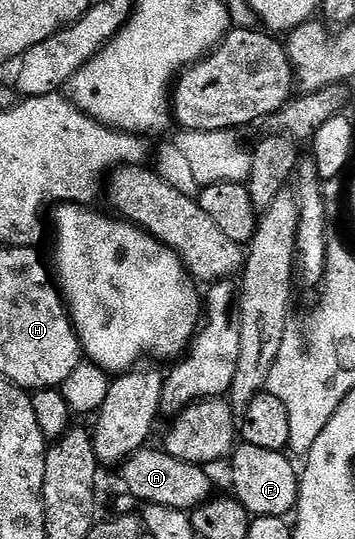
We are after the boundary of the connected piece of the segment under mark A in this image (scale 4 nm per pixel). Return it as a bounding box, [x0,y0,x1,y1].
[121,445,212,513]

